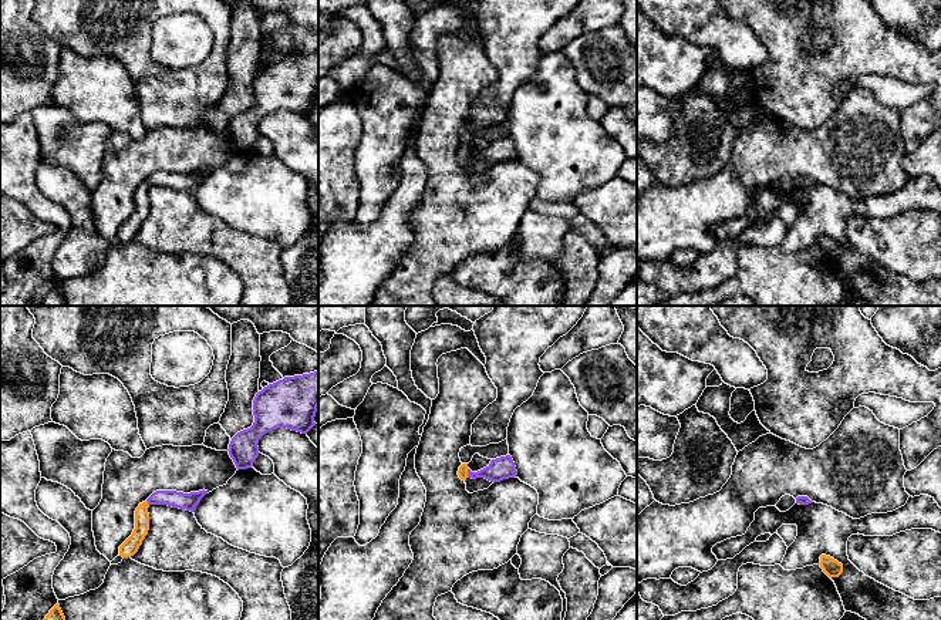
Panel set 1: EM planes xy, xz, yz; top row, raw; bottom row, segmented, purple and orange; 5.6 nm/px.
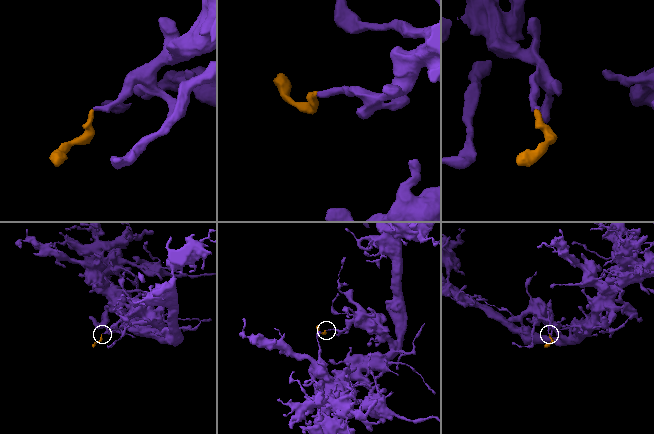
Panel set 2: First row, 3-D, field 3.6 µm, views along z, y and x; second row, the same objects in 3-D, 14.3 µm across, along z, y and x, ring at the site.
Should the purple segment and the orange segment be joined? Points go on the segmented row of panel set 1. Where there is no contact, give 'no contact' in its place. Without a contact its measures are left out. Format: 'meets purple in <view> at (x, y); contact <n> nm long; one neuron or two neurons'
meets purple in xz at (468, 472); contact 60 nm long; one neuron

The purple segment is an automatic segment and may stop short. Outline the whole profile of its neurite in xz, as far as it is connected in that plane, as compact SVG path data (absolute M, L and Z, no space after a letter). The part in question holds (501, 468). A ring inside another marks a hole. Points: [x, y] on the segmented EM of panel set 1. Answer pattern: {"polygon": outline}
{"polygon": "M506 455L506 456L492 459L486 468L478 472L472 472L468 468L468 464L462 464L459 466L458 475L462 481L466 481L468 478L472 478L472 479L485 478L495 483L503 479L515 478L517 475L517 471L512 456Z"}

